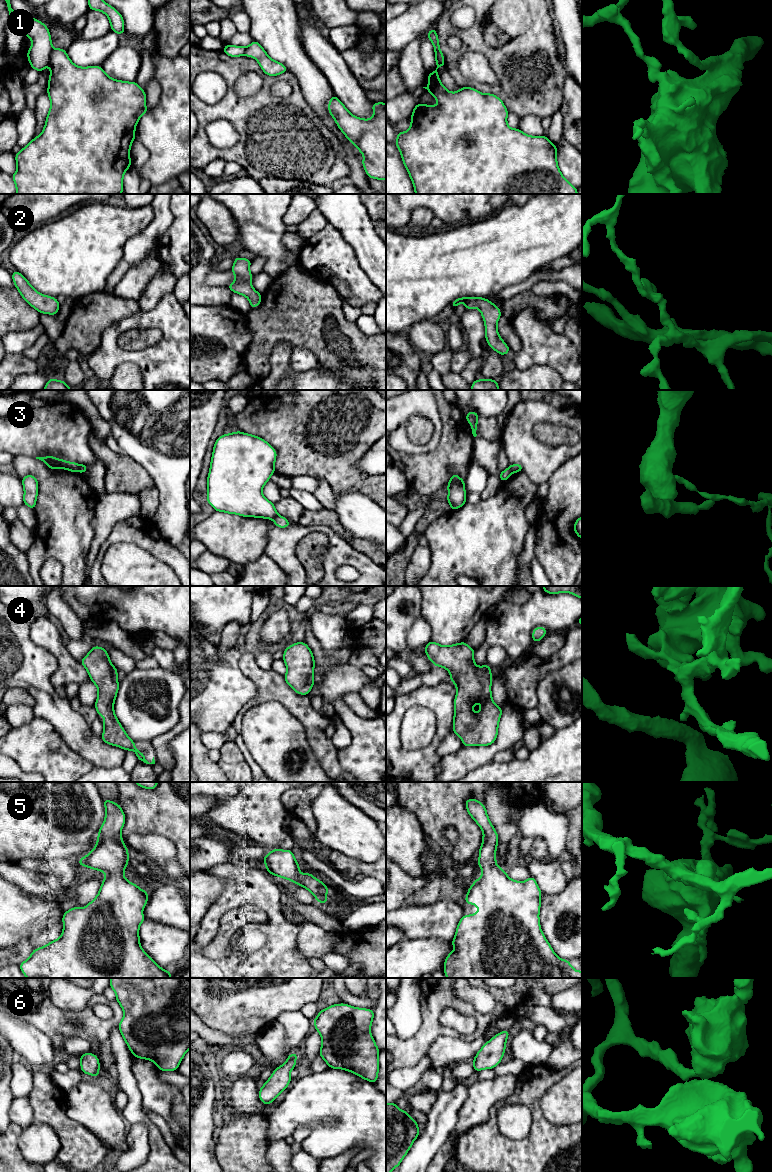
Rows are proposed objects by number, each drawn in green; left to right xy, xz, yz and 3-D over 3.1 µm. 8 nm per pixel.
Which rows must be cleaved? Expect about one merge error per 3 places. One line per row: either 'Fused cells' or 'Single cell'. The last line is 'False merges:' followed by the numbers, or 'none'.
1: Fused cells
2: Single cell
3: Fused cells
4: Single cell
5: Single cell
6: Single cell
False merges: 1, 3

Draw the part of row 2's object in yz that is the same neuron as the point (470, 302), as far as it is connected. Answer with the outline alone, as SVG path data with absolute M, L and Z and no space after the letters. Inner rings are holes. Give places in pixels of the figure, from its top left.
M475 296L457 298L451 303L451 307L454 309L462 302L465 303L466 310L472 308L480 310L485 324L485 340L491 349L497 351L501 356L509 353L510 348L502 340L497 330L497 322L501 317L500 308L488 299Z

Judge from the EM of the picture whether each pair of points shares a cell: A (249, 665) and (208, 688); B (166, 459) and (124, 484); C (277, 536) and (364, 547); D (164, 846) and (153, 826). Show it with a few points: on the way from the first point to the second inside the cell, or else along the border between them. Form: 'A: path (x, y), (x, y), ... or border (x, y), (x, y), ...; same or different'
A: border (240, 653), (239, 668), (256, 687); different
B: border (128, 456), (148, 473), (155, 486); different
C: border (333, 530), (353, 547), (371, 558); different
D: border (133, 834), (163, 835), (169, 838), (176, 848); different

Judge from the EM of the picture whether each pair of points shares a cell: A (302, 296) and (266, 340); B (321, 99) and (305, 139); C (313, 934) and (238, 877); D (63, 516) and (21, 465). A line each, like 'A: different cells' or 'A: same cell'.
A: same cell
B: different cells
C: different cells
D: same cell

